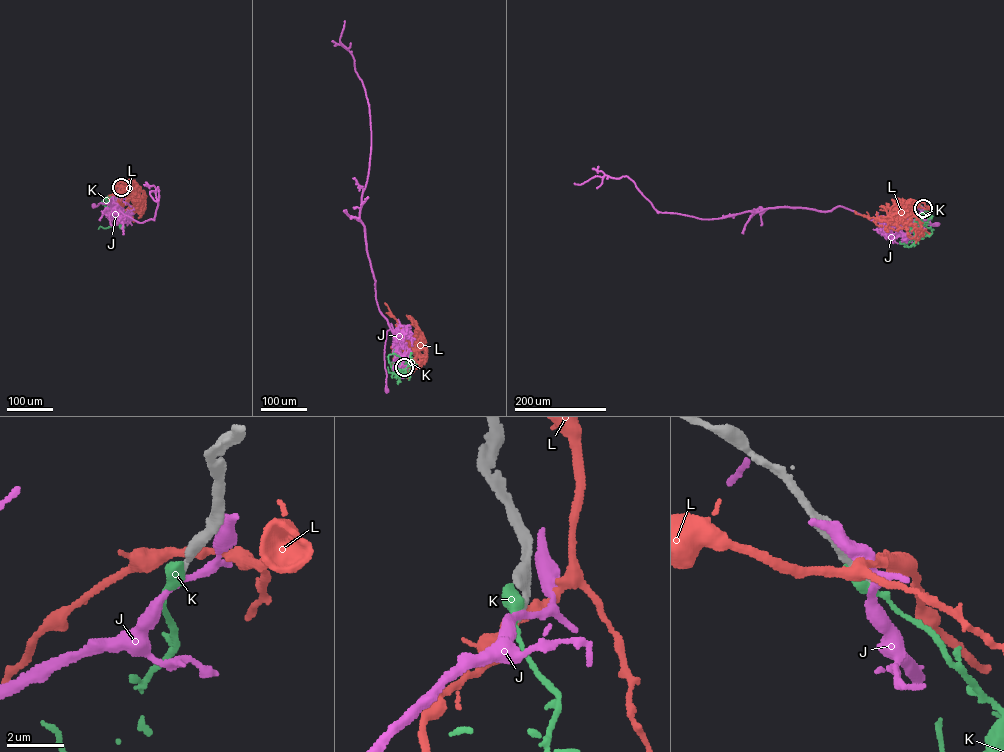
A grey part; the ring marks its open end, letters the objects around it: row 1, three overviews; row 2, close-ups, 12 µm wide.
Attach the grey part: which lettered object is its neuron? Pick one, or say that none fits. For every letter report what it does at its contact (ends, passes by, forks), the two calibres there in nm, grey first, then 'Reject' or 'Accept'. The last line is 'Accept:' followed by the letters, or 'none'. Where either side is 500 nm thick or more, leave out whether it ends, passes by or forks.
J: It passes by. Thickness 280 nm (grey) against 240 nm. Reject
K: Thickness 320 nm (grey) against 550 nm. Reject
L: It passes by. Thickness 440 nm (grey) against 360 nm. Reject
Accept: none

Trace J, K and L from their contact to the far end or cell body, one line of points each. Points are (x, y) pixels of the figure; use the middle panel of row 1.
J: (404, 367), (400, 369), (396, 366), (396, 339), (390, 329), (384, 349), (387, 390)
K: (404, 367), (401, 372), (398, 371), (403, 362), (410, 361), (406, 368), (394, 373), (387, 356)
L: (404, 367), (404, 347), (415, 364), (412, 370)

